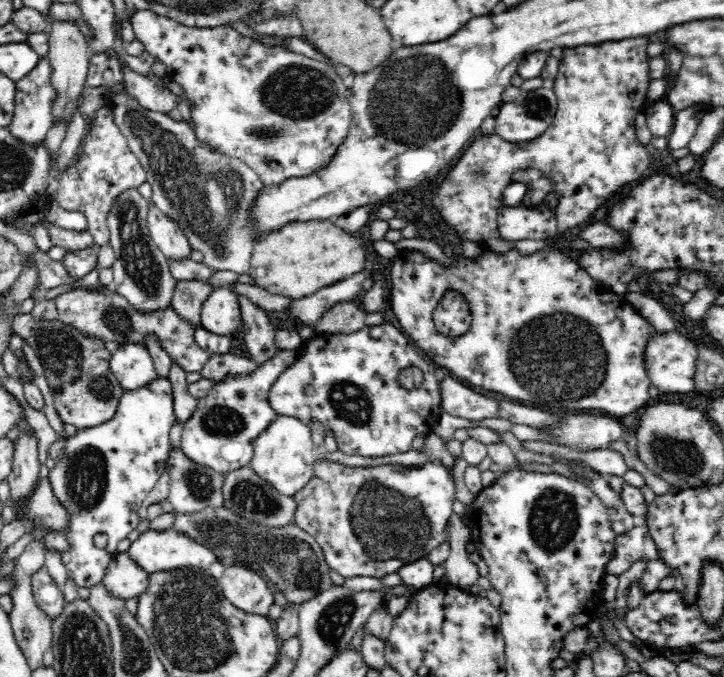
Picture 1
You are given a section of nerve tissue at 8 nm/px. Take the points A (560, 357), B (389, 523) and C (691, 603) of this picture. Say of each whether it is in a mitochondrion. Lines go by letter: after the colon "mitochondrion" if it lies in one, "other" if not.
A: mitochondrion
B: mitochondrion
C: other

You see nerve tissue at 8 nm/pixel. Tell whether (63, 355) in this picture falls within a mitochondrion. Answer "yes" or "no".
yes

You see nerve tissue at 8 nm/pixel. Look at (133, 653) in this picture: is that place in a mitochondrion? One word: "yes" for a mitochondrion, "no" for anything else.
yes

